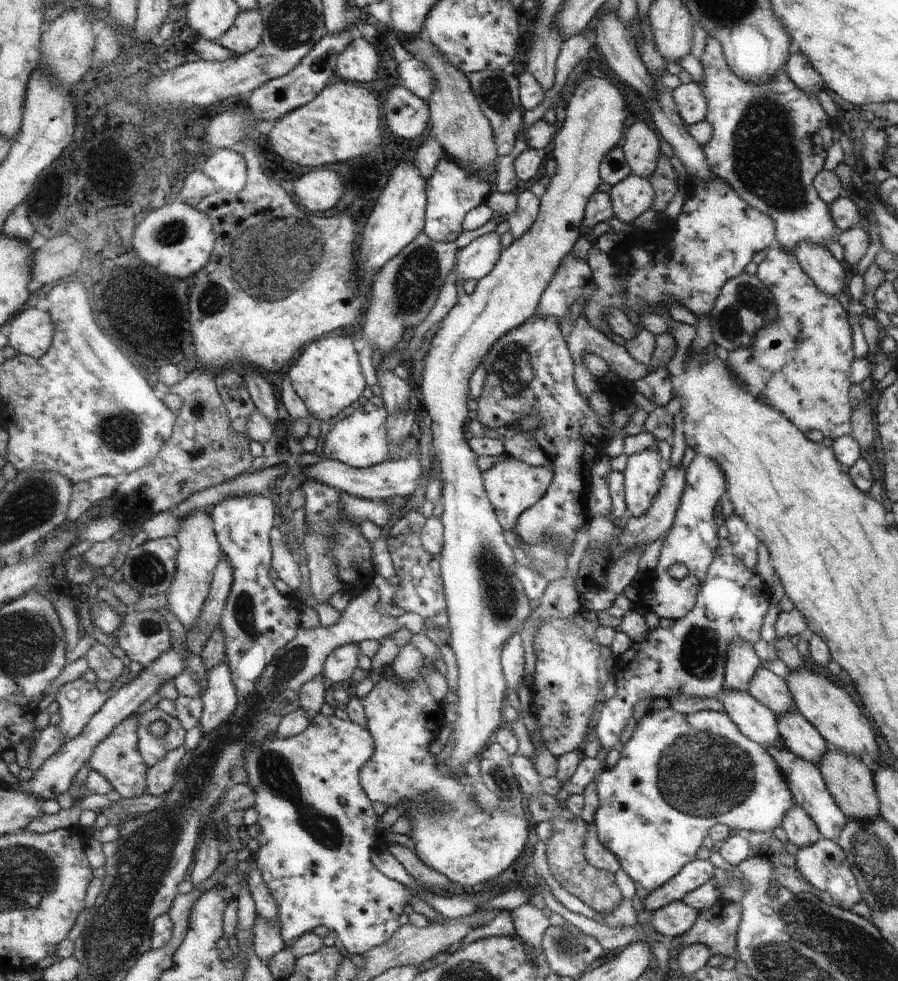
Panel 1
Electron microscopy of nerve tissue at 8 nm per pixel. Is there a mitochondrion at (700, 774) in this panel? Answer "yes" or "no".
yes

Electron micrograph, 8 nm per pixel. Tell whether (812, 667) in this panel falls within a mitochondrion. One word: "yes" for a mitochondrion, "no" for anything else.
no

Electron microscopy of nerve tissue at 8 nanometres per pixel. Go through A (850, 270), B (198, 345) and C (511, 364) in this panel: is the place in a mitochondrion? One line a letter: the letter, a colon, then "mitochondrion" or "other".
A: other
B: other
C: mitochondrion

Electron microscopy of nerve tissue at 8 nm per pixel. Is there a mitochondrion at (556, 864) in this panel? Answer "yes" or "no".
no

